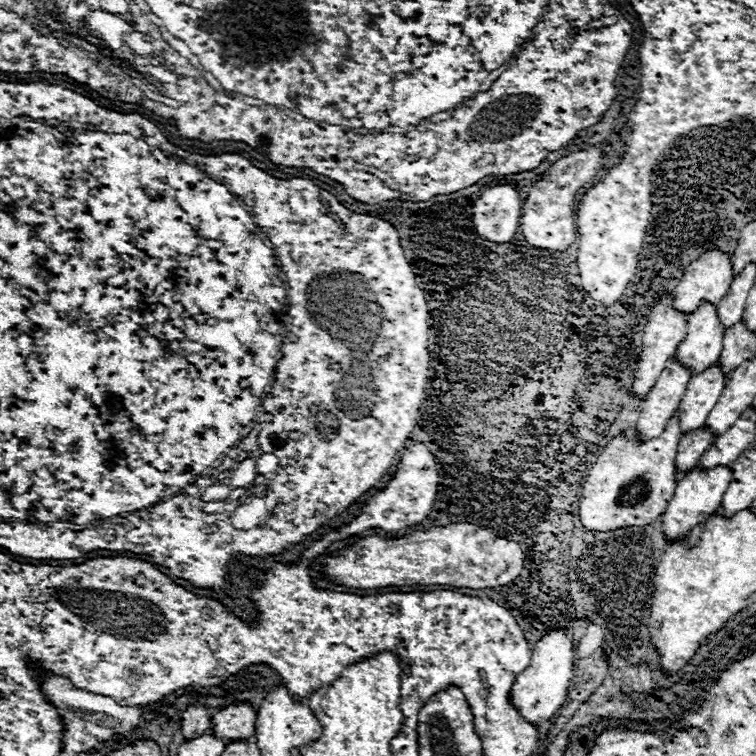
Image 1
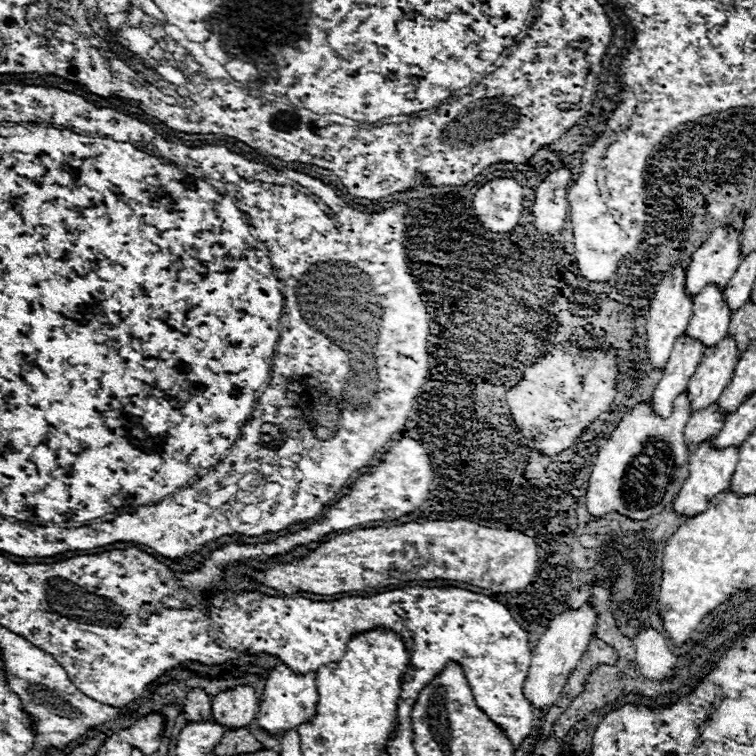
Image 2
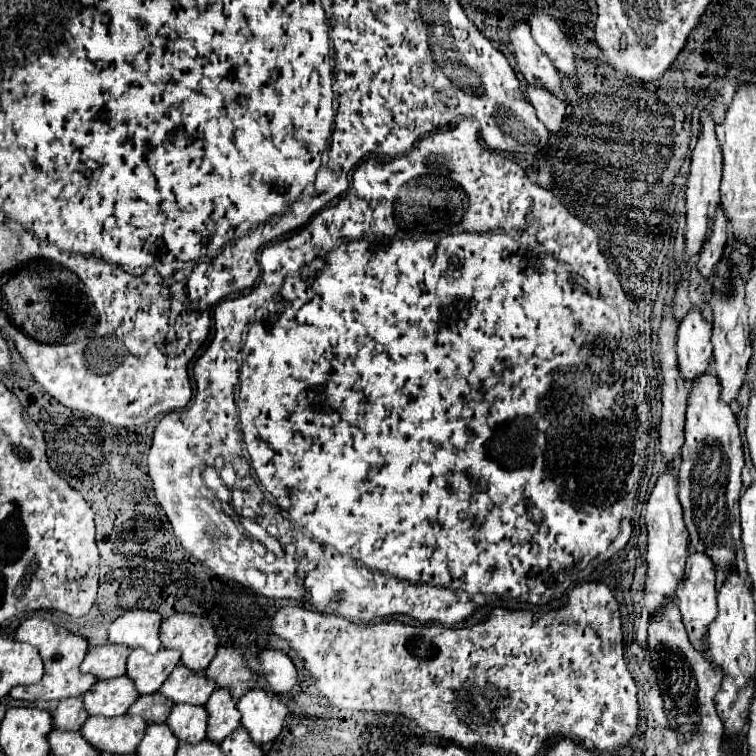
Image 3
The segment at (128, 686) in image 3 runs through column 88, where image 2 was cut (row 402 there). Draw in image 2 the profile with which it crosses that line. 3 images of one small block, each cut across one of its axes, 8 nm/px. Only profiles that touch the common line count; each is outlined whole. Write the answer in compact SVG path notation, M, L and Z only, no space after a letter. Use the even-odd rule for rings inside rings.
M724 338L720 344L704 352L704 358L696 368L696 374L690 378L686 390L692 412L700 408L708 408L720 398L722 390L732 380L738 356L740 354L732 338Z

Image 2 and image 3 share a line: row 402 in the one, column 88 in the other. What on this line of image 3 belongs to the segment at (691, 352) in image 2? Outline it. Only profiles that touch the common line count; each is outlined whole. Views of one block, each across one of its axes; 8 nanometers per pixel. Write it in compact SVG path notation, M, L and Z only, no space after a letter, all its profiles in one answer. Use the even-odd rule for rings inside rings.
M102 644L92 646L80 664L80 670L84 674L94 674L98 680L108 680L126 674L126 660L128 660L130 648L126 644Z

